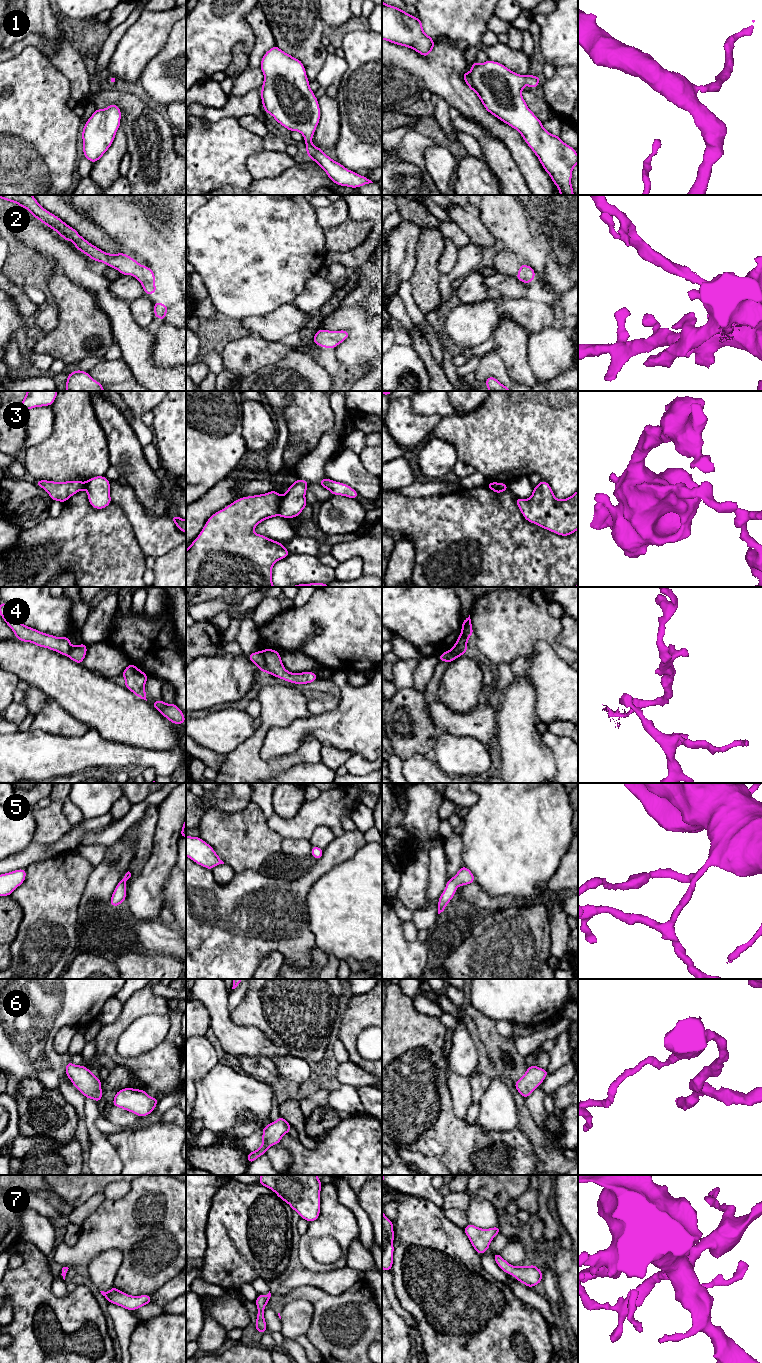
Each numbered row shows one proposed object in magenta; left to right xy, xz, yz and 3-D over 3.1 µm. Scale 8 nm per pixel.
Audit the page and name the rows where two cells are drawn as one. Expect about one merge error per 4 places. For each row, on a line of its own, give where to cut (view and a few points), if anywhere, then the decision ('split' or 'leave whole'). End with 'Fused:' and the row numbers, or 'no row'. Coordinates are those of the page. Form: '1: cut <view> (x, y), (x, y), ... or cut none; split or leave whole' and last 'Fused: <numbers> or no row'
1: cut none; leave whole
2: cut none; leave whole
3: cut xz (282, 496), (277, 514); split
4: cut xz (260, 651), (264, 660), (265, 671); split
5: cut none; leave whole
6: cut none; leave whole
7: cut none; leave whole
Fused: 3, 4

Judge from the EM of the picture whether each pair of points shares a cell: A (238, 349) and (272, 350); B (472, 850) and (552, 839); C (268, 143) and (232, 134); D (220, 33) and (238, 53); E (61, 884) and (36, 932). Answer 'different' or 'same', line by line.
A: same
B: same
C: different
D: different
E: same

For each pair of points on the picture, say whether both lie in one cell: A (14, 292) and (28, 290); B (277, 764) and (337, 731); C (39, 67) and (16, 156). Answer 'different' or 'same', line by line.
A: different
B: different
C: same

